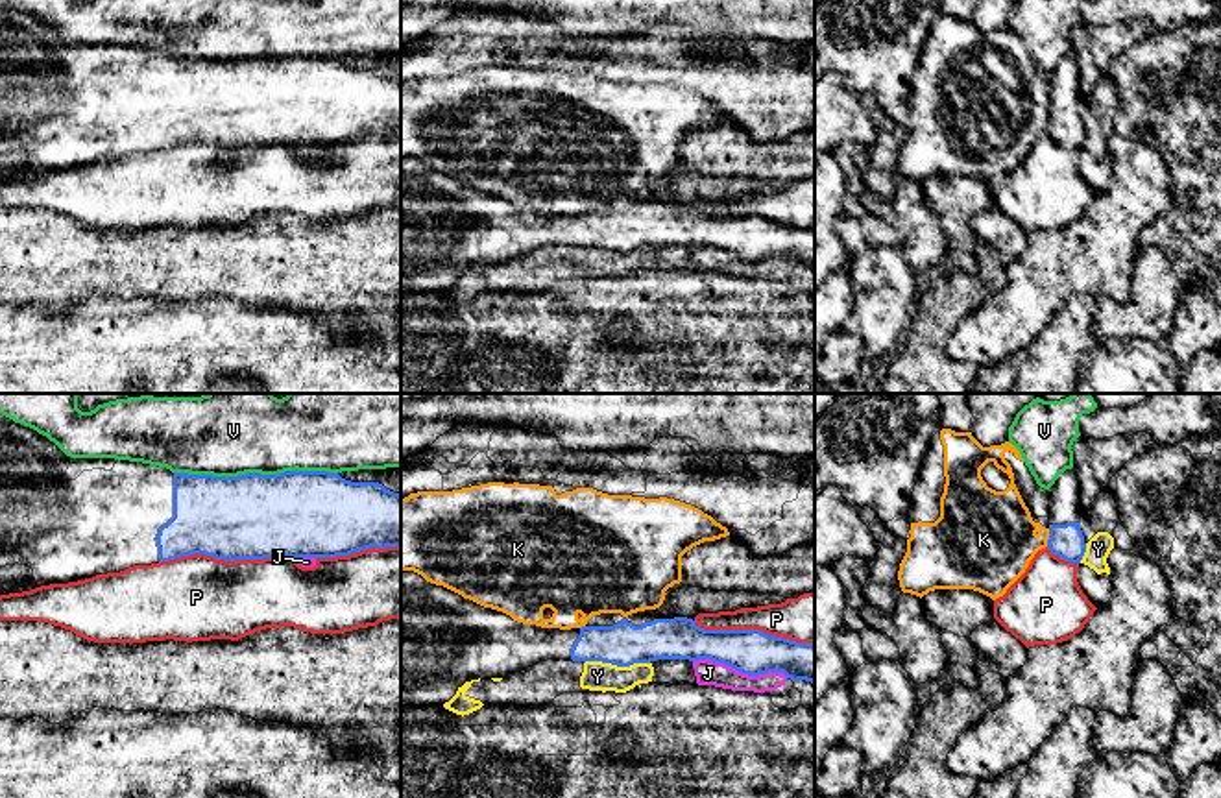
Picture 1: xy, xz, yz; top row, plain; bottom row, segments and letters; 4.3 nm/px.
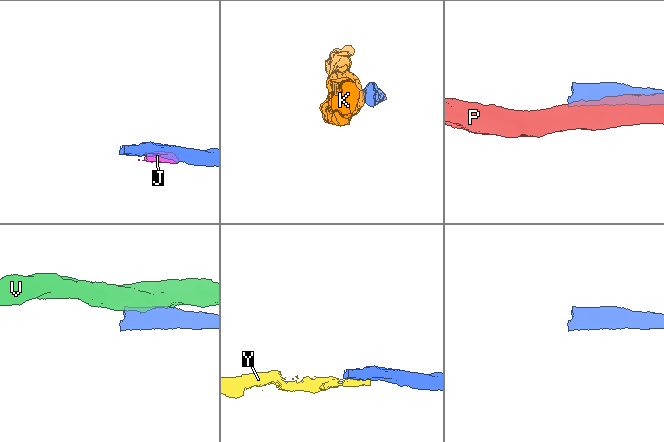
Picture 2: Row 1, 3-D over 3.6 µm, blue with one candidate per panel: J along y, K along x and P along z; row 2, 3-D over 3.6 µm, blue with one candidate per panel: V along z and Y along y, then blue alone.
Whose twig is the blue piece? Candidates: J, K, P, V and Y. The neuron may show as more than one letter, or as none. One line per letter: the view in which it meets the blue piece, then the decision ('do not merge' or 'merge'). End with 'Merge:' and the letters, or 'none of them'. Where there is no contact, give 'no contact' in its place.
J: meets blue in xz; do not merge
K: meets blue in yz; do not merge
P: meets blue in xy; do not merge
V: meets blue in xy; do not merge
Y: meets blue in xz; do not merge
Merge: none of them

